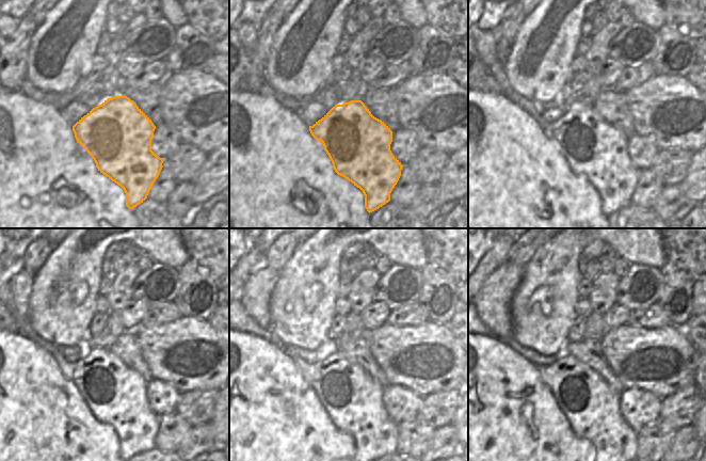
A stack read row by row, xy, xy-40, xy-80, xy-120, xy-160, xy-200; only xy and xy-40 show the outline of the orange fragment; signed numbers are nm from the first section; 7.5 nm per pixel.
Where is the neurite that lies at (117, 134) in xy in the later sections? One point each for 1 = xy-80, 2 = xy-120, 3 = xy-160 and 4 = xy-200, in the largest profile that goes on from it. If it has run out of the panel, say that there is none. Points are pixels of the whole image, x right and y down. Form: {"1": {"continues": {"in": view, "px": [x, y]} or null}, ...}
{"1": {"continues": {"in": "xy-80", "px": [594, 149]}}, "2": {"continues": {"in": "xy-120", "px": [114, 393]}}, "3": {"continues": {"in": "xy-160", "px": [352, 398]}}, "4": {"continues": {"in": "xy-200", "px": [591, 407]}}}

